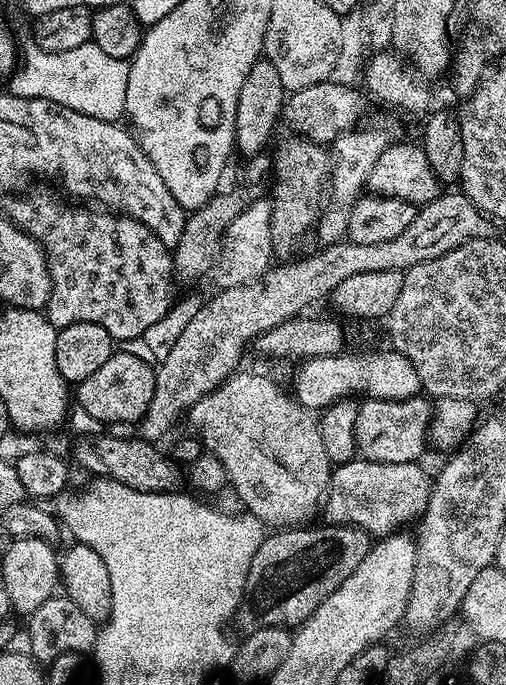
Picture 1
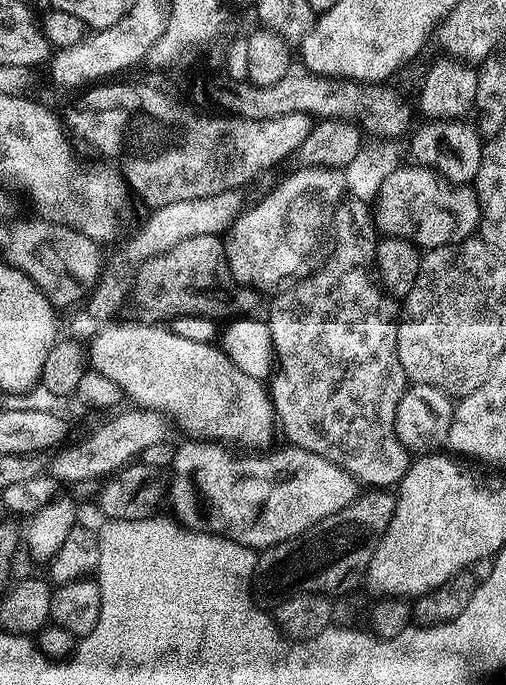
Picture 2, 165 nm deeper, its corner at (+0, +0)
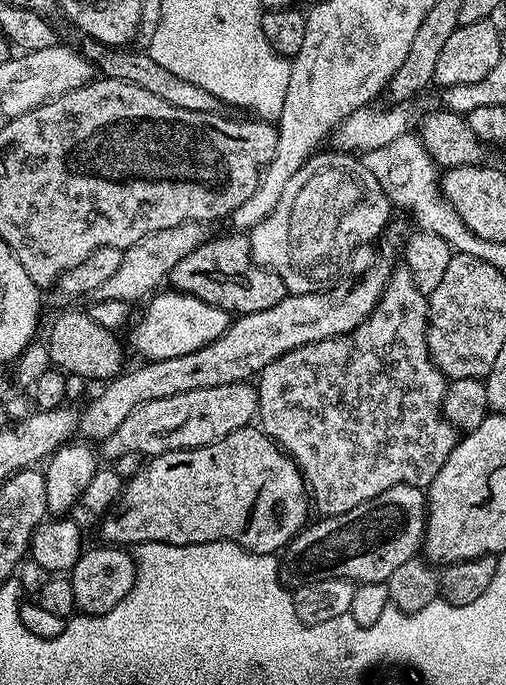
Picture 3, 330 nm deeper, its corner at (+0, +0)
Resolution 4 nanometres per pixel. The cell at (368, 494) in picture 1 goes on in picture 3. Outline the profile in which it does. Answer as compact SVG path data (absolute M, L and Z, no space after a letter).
M247 426L200 448L179 448L153 456L148 465L123 485L114 507L103 517L100 532L112 546L134 546L139 542L206 544L209 540L229 540L251 552L271 556L288 544L309 523L310 492L299 464L263 427Z

